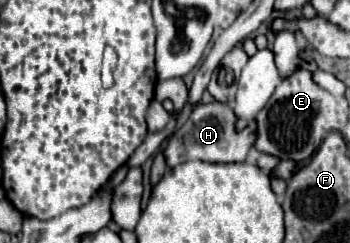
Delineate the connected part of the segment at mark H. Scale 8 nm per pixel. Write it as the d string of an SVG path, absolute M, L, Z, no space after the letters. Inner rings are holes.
M212 102L212 104L198 104L192 110L192 116L184 128L176 132L162 148L168 168L174 168L188 160L202 160L202 162L244 162L248 150L254 144L254 130L246 128L242 132L234 130L234 112L228 104Z

